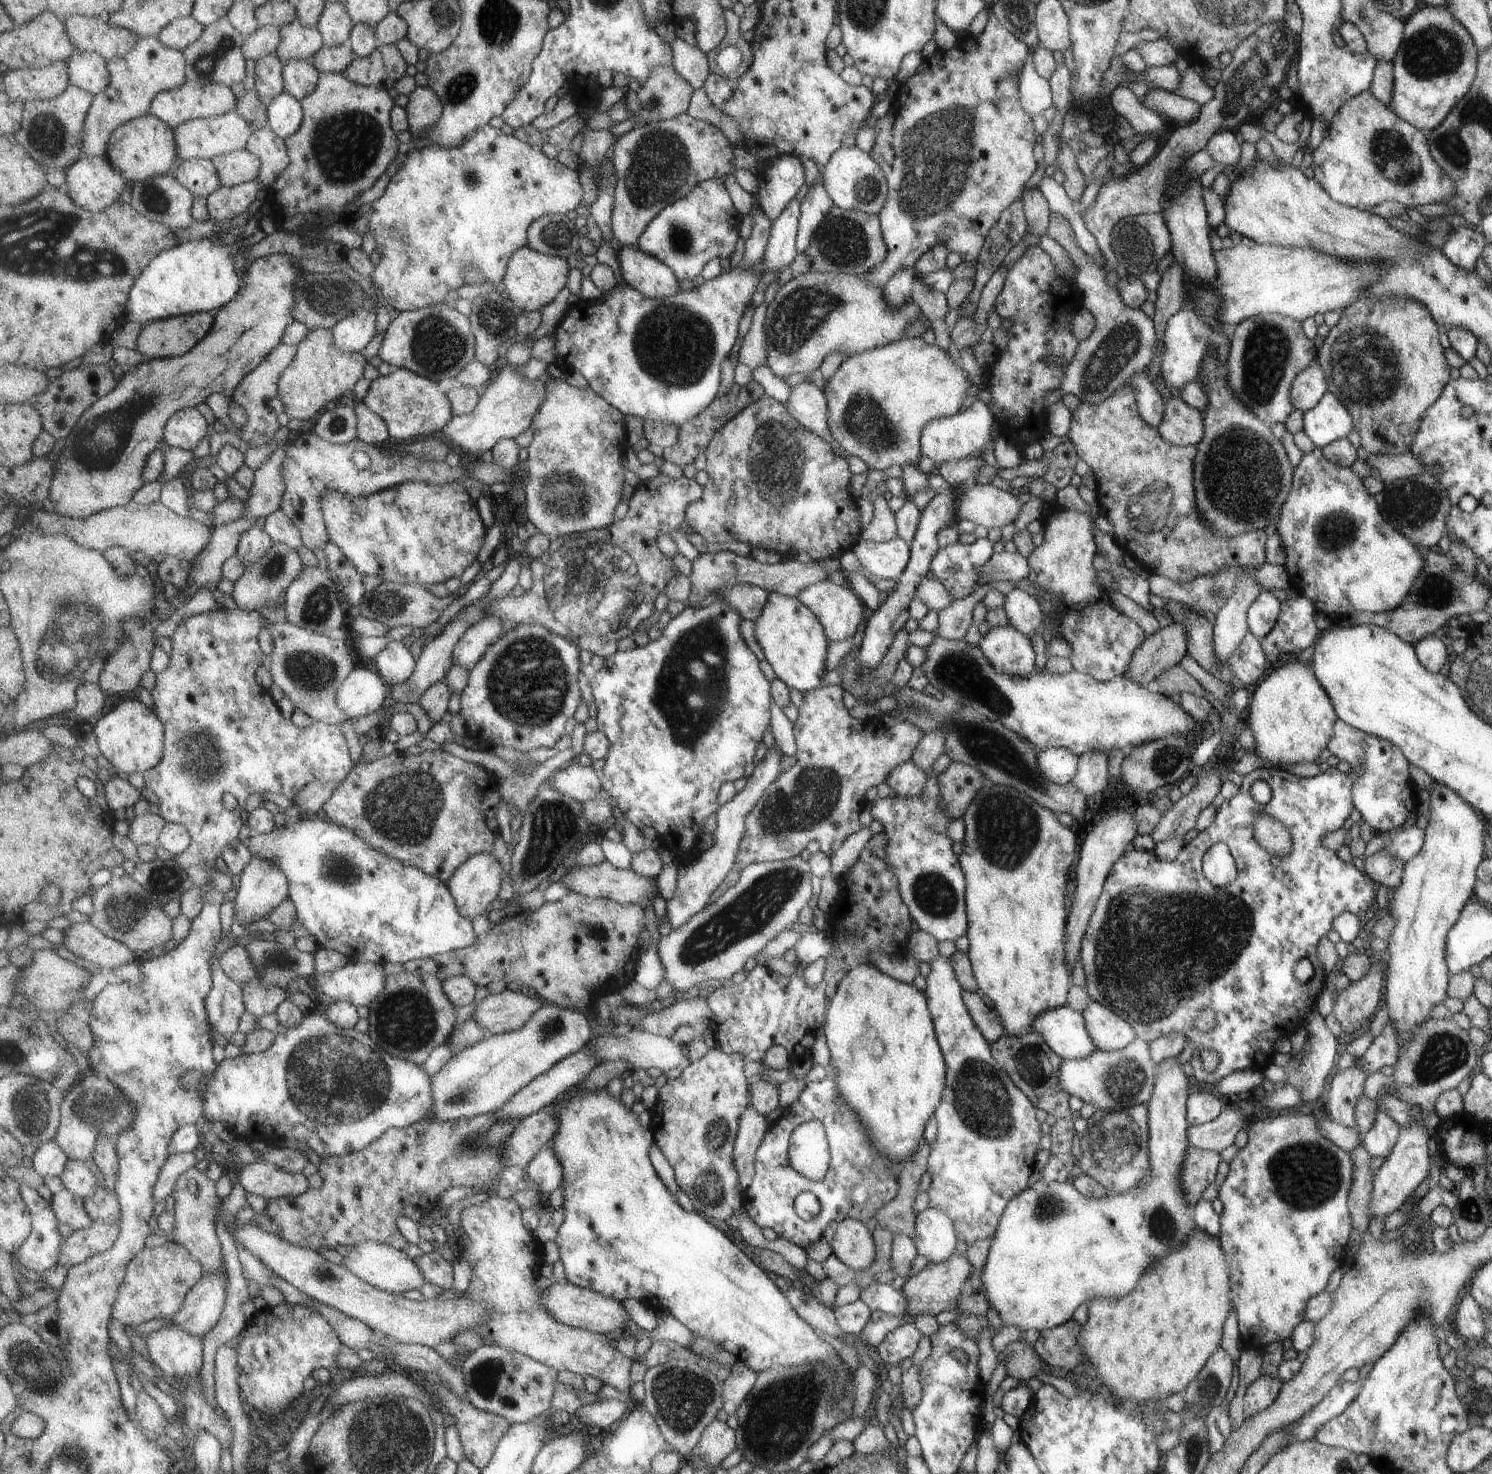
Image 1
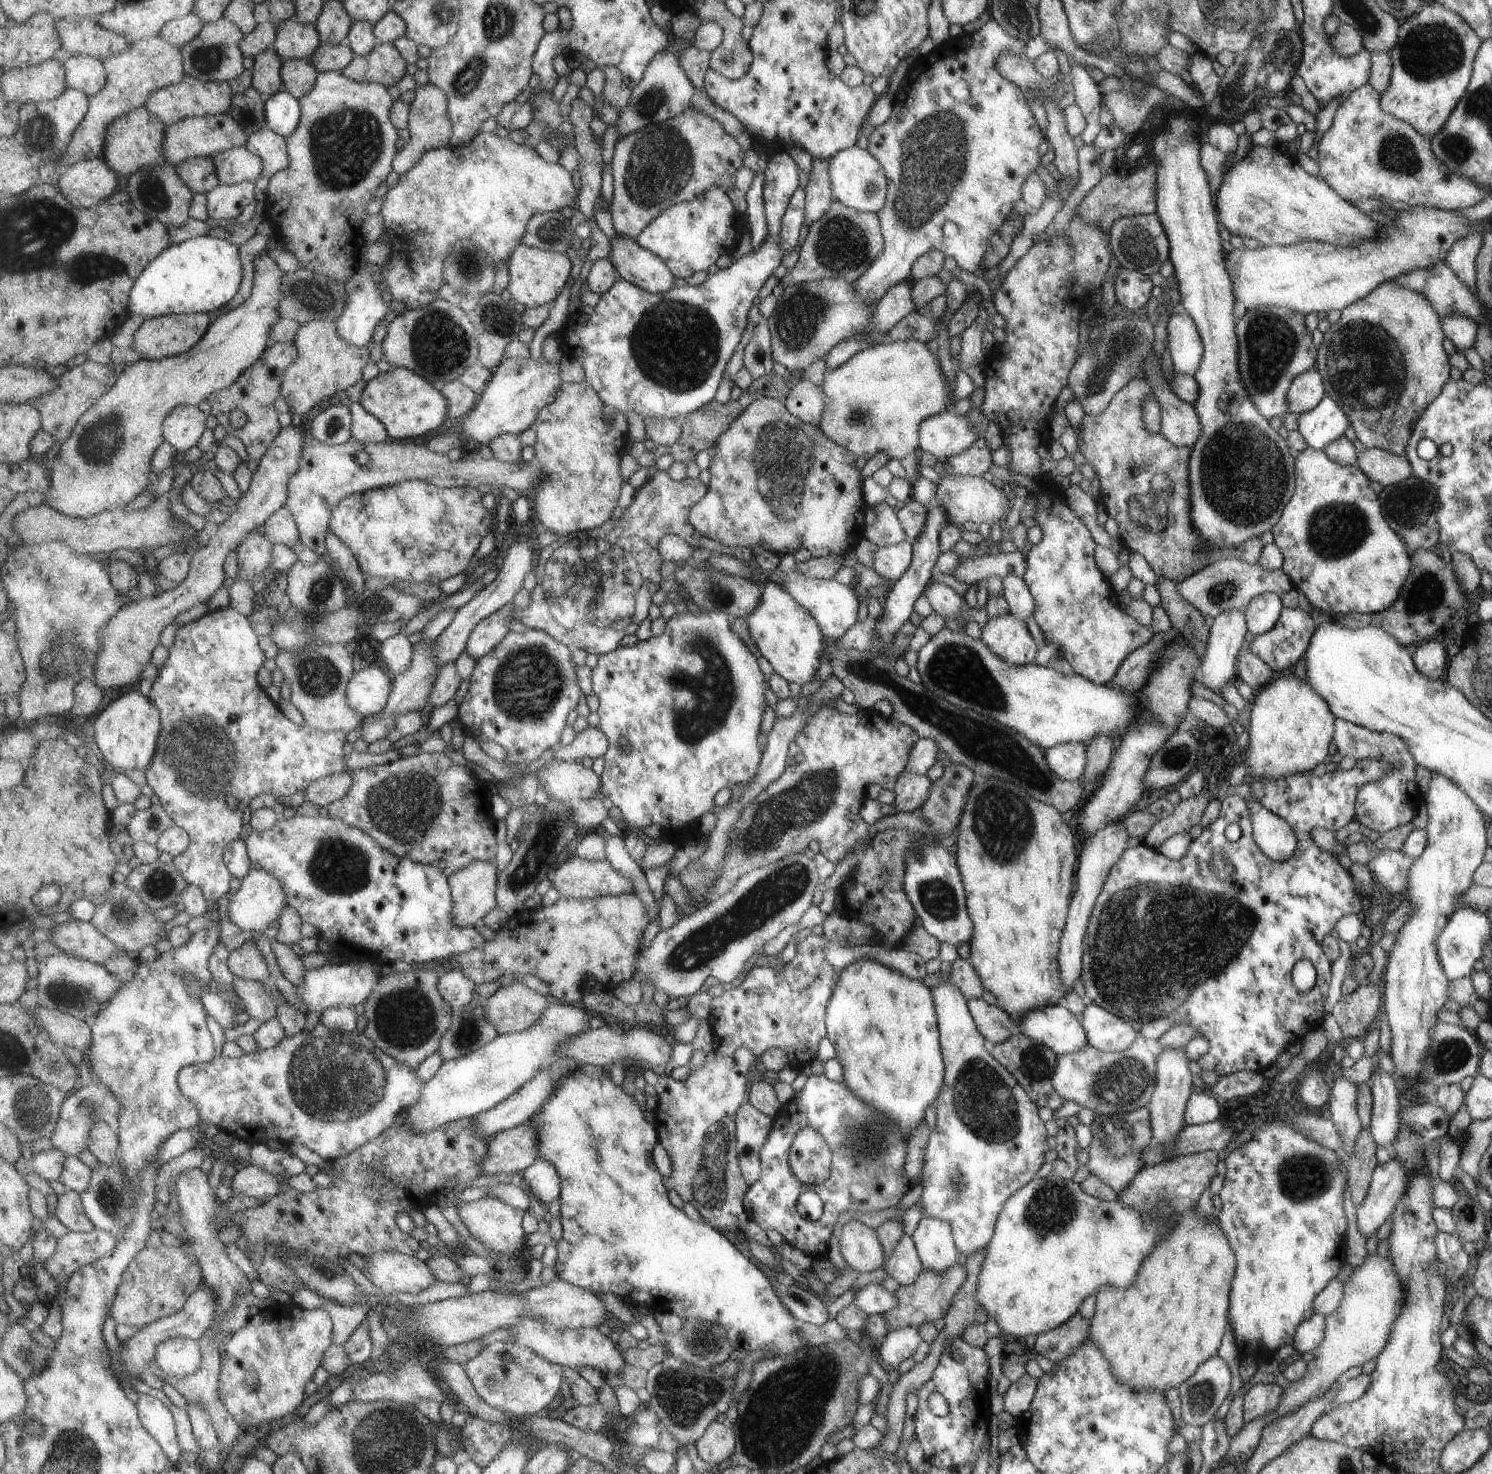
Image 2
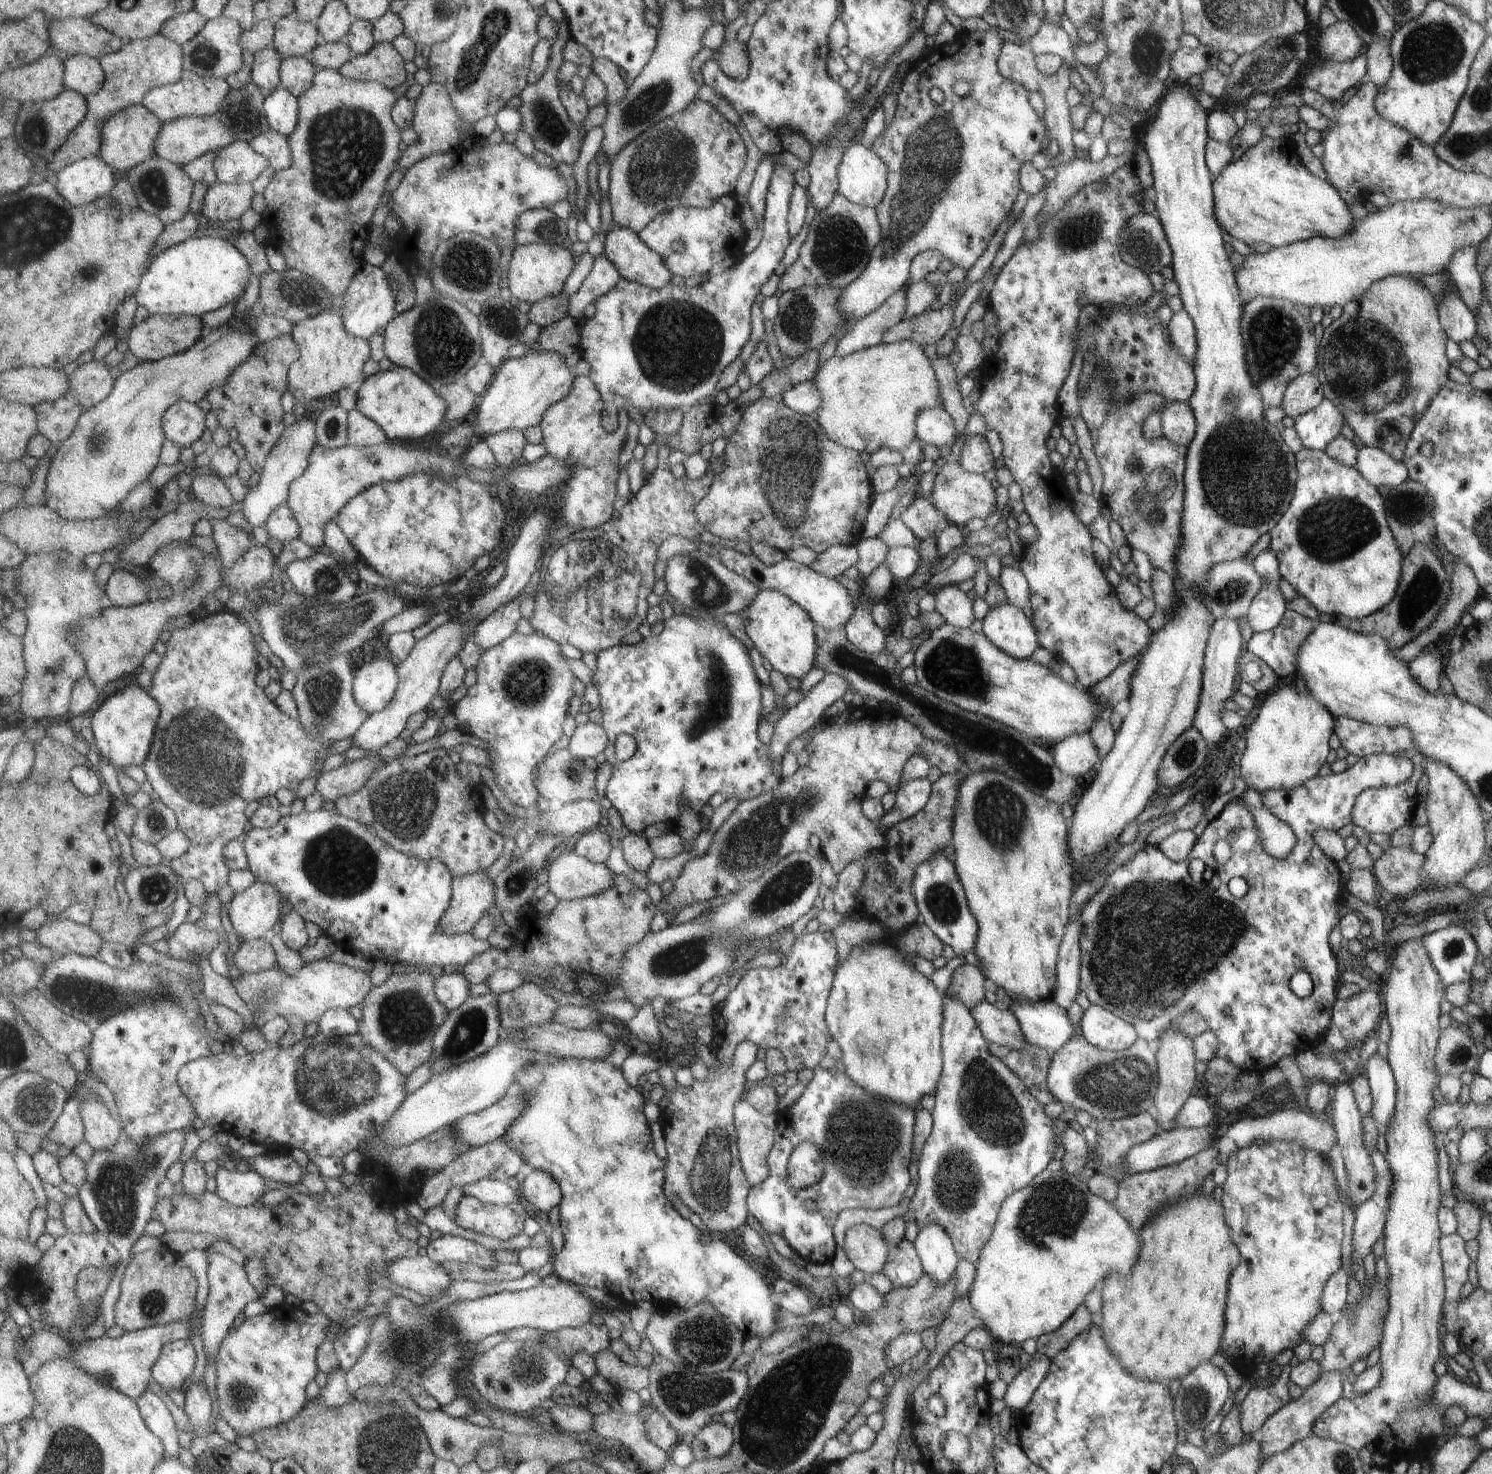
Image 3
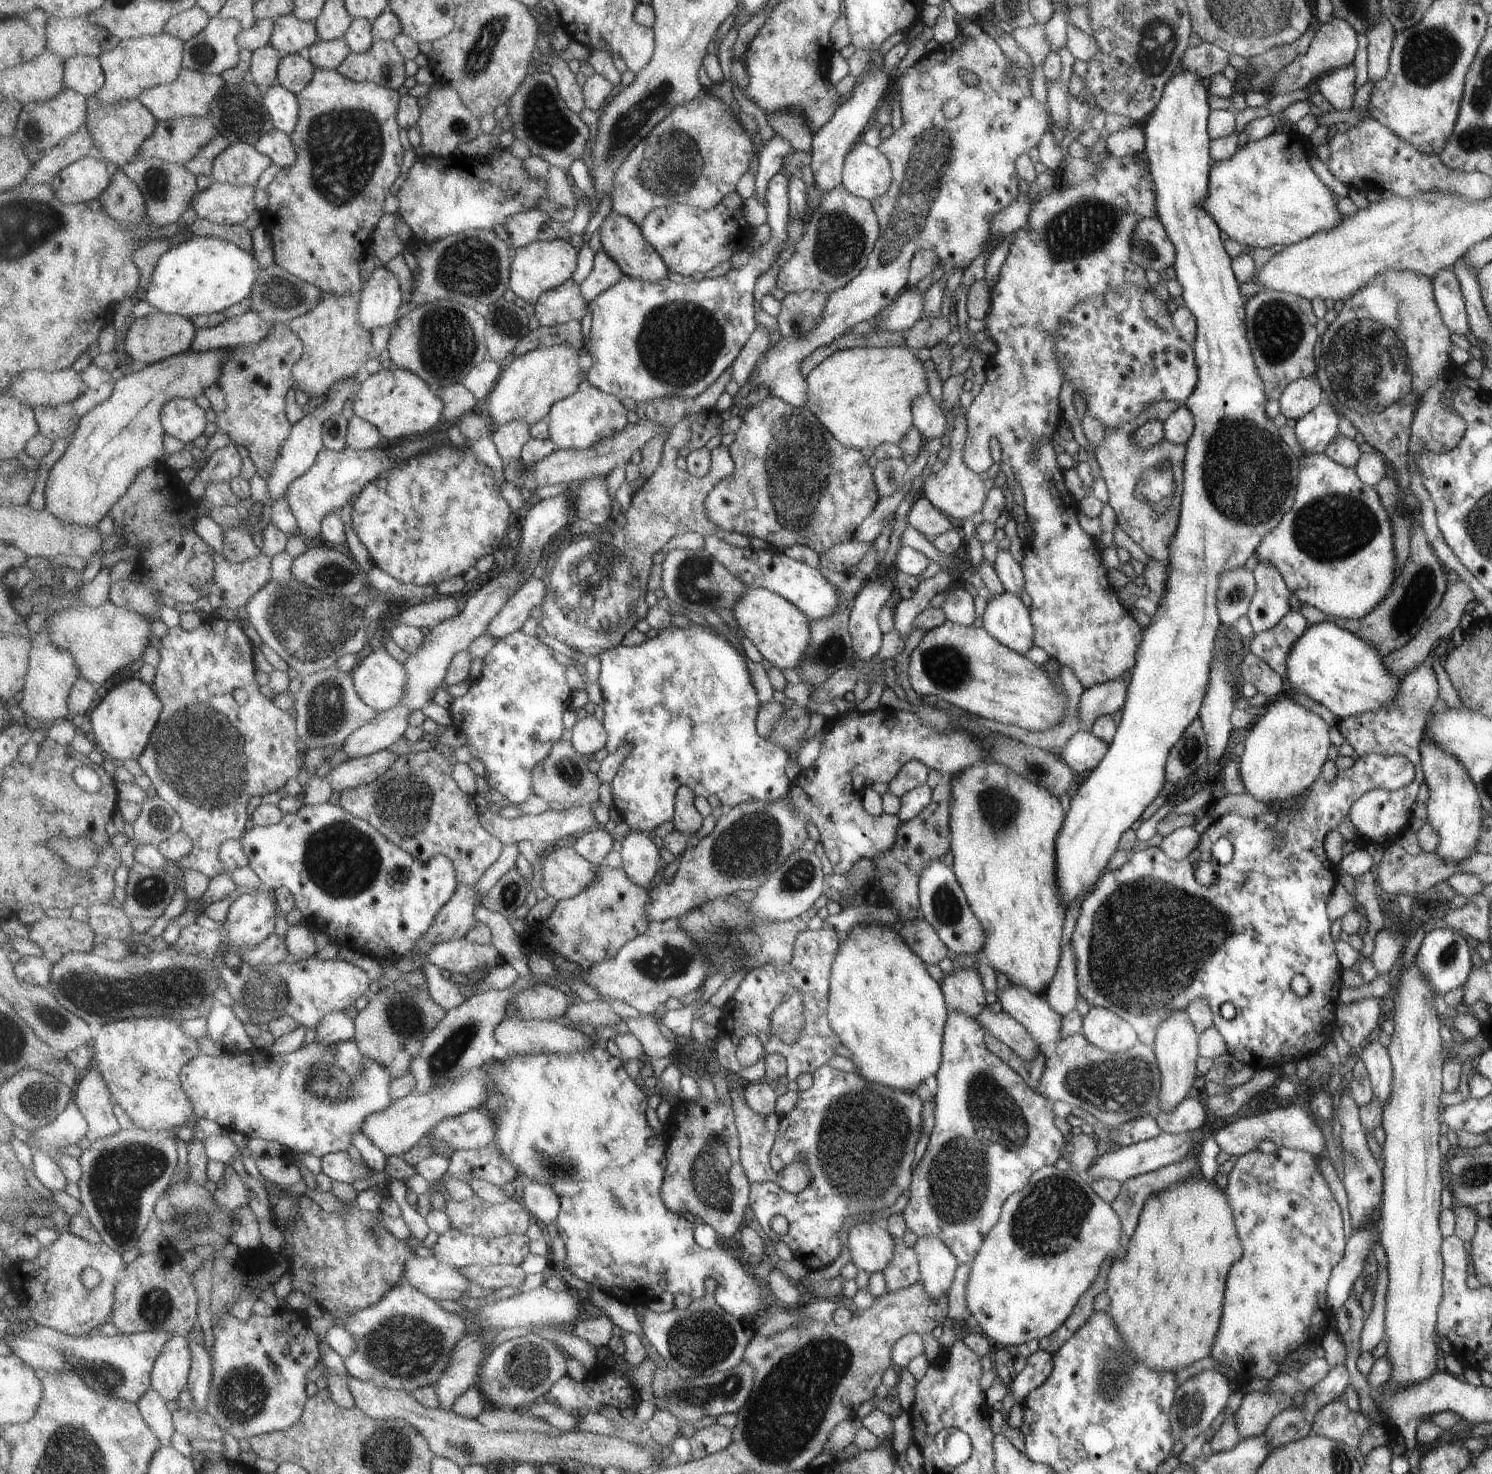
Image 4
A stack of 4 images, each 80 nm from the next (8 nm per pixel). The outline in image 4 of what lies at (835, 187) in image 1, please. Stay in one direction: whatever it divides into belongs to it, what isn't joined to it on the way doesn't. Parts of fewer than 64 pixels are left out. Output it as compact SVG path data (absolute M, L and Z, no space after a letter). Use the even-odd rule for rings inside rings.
M859 141L850 147L841 182L849 194L873 202L890 188L890 182L890 161L882 151Z

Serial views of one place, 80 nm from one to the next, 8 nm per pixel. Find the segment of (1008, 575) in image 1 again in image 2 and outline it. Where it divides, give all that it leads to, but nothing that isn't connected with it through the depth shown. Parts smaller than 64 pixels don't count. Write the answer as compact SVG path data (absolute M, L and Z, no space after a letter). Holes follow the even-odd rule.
M1017 550L981 557L967 557L950 572L955 580L974 585L990 576L1003 578L1006 574L1022 576L1025 570L1024 556Z

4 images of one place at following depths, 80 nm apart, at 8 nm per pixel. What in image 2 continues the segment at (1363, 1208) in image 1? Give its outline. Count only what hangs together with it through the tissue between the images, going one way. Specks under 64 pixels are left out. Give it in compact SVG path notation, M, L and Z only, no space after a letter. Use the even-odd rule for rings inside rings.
M1362 1127L1357 1135L1353 1152L1346 1159L1347 1184L1353 1204L1357 1206L1365 1196L1373 1168L1375 1168L1375 1141L1369 1127Z

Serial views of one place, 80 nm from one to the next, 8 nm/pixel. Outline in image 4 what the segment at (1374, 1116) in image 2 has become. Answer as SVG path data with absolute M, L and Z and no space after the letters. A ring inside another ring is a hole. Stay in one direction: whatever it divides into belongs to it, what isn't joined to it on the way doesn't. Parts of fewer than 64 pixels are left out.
M1372 1040L1359 1051L1357 1058L1360 1058L1367 1069L1372 1094L1382 1103L1385 1102L1391 1088L1391 1063L1387 1049L1379 1043L1379 1040Z

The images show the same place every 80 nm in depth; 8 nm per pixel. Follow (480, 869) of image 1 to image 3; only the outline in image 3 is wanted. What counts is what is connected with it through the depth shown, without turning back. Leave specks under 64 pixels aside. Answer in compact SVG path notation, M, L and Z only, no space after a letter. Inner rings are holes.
M485 871L466 877L454 876L451 904L440 920L439 933L460 935L470 930L489 910L495 910L495 883Z

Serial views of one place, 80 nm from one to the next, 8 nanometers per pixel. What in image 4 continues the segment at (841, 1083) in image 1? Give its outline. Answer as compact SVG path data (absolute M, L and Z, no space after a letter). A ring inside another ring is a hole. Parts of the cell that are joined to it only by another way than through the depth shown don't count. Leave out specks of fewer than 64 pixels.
M871 920L852 926L845 935L842 944L838 946L834 960L831 961L829 972L829 1009L827 1011L829 1023L834 1029L835 1034L838 1034L840 1044L849 1050L850 1054L848 1057L852 1060L853 1064L855 1064L855 1074L858 1074L860 1077L872 1083L879 1083L891 1089L914 1091L917 1084L923 1082L929 1074L934 1075L937 1072L937 1066L940 1065L939 1058L942 1058L941 1032L943 1032L943 1024L946 1024L946 1004L943 1004L944 994L941 994L942 988L939 988L937 981L933 980L933 978L927 974L922 959L920 959L918 955L910 949L910 946L897 934L896 926Z

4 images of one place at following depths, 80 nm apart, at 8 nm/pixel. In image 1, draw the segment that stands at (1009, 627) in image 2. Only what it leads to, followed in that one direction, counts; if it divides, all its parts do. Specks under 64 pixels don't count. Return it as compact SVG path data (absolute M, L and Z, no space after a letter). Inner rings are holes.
M1013 626L989 628L979 641L983 658L991 663L997 674L1027 676L1033 672L1035 652L1027 636L1017 632Z

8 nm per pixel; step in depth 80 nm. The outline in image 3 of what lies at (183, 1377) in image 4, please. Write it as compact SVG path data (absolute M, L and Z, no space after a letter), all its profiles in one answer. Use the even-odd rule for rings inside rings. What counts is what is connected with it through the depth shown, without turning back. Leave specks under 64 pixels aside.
M188 1338L167 1343L154 1364L152 1380L162 1388L164 1394L171 1390L180 1391L188 1384L189 1376L195 1370L195 1360L197 1354Z

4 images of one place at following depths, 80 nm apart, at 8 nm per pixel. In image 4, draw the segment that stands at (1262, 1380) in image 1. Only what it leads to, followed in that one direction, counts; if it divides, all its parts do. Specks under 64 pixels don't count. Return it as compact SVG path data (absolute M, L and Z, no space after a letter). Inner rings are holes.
M1254 1391L1243 1395L1233 1416L1240 1440L1263 1433L1271 1418L1291 1405L1291 1396L1281 1391L1276 1393Z

